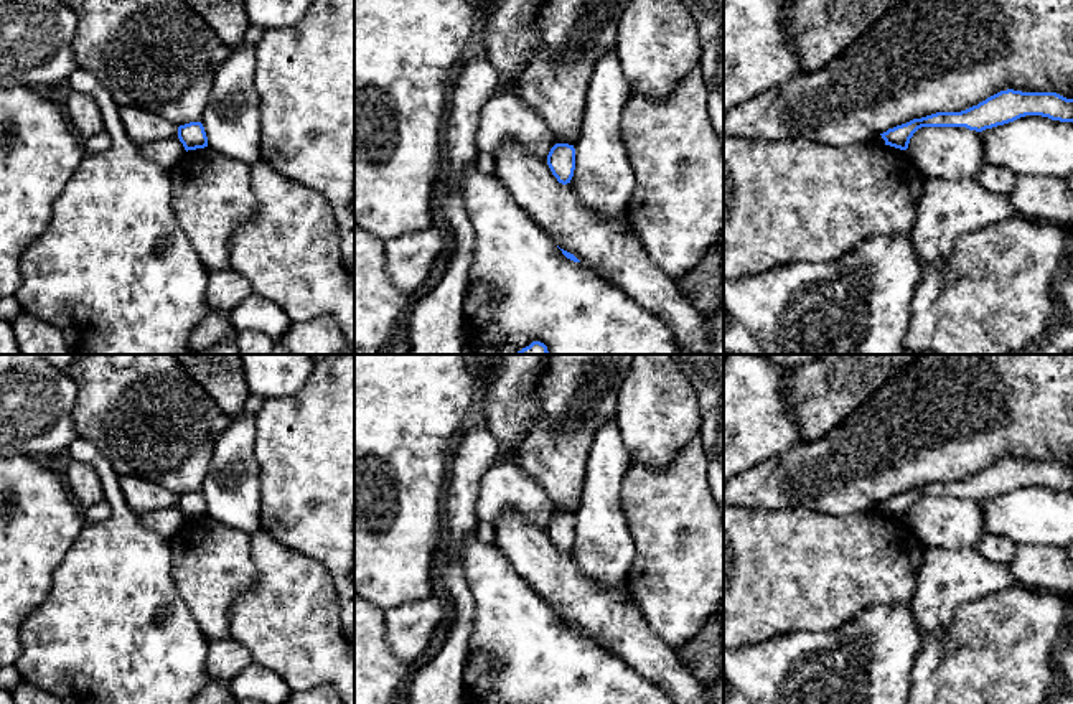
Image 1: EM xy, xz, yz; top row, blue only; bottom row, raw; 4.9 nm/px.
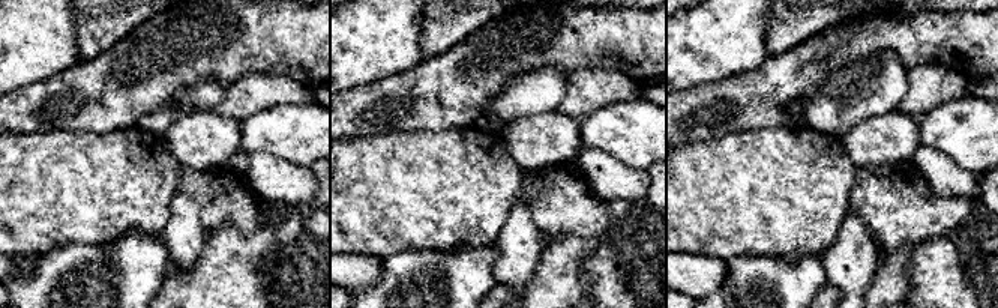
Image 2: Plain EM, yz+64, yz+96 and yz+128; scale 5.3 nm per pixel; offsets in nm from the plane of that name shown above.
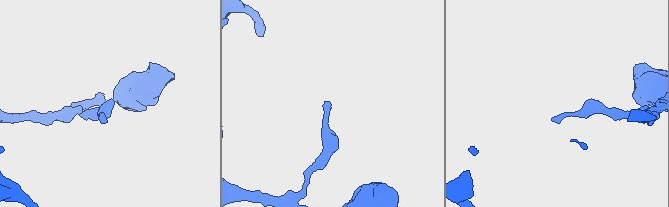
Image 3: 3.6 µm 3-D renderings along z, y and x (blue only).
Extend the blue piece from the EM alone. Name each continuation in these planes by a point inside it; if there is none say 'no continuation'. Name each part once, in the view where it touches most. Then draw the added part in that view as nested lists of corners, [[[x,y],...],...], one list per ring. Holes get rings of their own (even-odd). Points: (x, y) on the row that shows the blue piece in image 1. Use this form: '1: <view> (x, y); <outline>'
no continuation

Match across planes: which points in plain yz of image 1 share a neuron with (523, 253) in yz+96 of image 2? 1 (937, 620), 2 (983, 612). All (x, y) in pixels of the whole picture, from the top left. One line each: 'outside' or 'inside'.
1: inside
2: outside

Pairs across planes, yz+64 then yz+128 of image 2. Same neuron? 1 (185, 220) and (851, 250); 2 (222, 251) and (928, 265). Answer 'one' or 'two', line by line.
1: one
2: two

